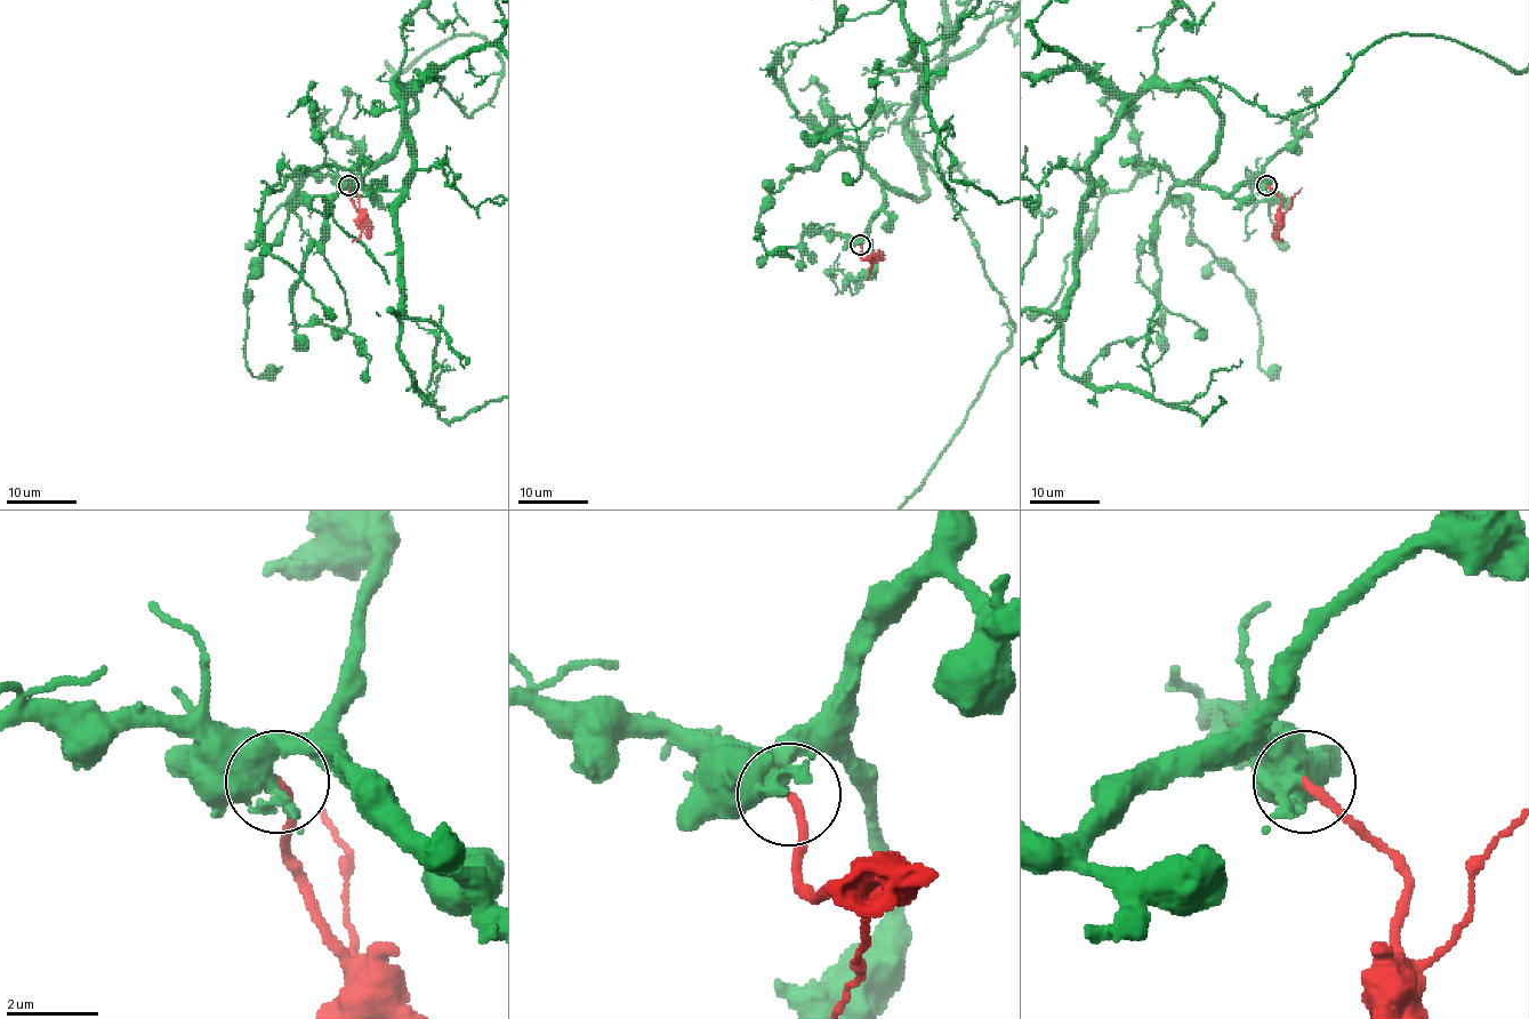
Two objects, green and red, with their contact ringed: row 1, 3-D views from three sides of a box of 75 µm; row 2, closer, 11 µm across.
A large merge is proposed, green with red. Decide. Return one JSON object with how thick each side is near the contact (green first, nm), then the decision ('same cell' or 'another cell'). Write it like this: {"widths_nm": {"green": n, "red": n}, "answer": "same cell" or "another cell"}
{"widths_nm": {"green": 440, "red": 170}, "answer": "same cell"}

